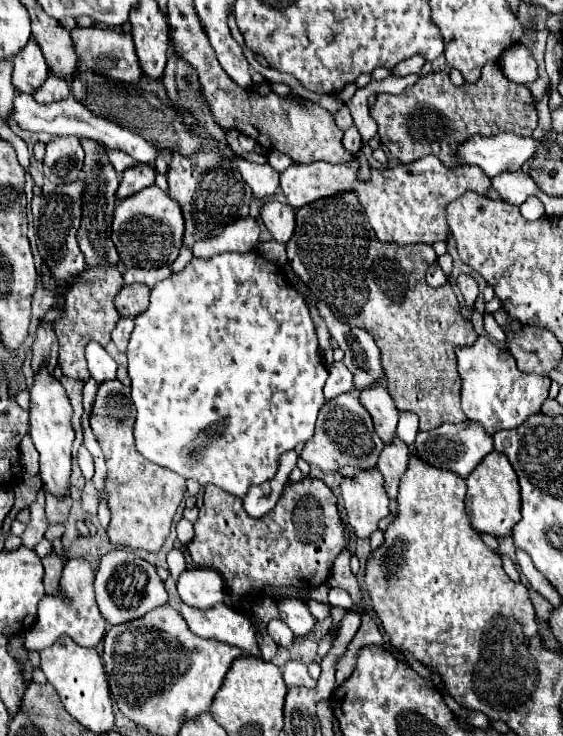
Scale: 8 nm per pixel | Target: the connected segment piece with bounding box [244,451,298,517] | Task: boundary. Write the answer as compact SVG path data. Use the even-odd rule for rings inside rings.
M294 451L286 453L284 457L280 457L280 469L278 469L276 477L272 481L266 481L264 485L258 485L256 489L248 491L248 497L244 497L244 509L250 517L264 517L274 509L284 487L288 485L288 475L296 467L296 459L298 459L298 455Z

